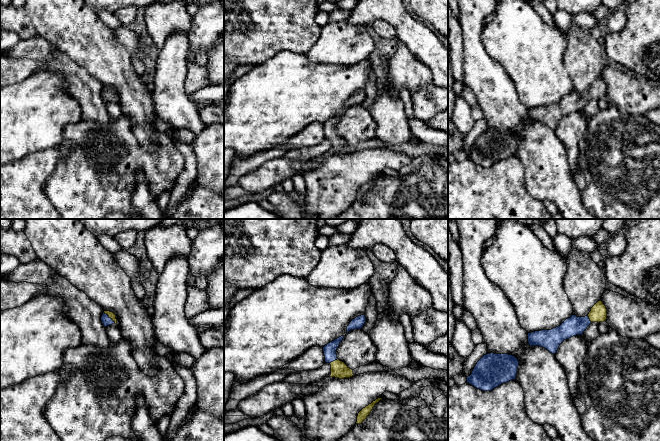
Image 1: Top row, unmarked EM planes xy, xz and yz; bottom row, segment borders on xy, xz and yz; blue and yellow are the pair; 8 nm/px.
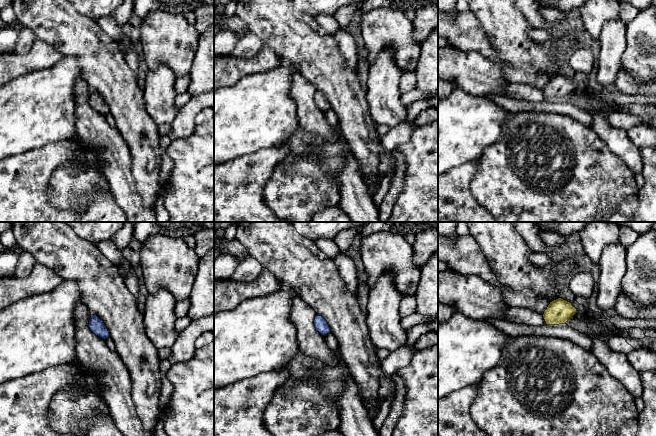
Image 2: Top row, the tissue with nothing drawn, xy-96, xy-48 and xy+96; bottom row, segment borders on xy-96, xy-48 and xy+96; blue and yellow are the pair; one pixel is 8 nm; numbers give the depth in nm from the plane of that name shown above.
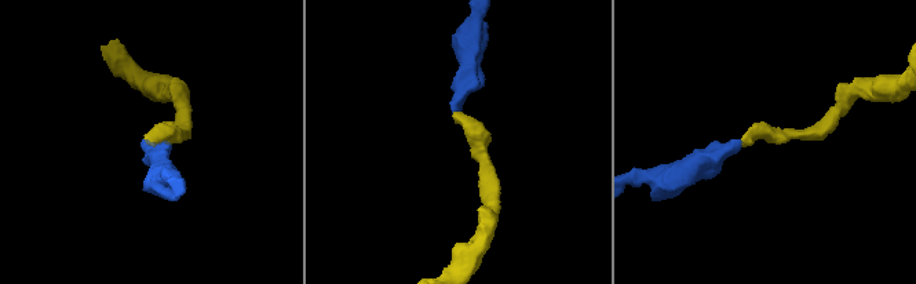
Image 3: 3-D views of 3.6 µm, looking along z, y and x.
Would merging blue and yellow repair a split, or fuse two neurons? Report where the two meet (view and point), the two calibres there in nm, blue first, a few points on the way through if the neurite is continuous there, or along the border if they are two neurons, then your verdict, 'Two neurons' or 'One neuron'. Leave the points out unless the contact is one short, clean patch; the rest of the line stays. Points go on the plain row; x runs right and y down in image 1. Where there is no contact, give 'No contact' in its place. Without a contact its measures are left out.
Touches blue at xy (110, 94). Thickness 70 nm (blue) against 50 nm. Path across: xy (105, 95), (110, 94), (111, 91). One neuron

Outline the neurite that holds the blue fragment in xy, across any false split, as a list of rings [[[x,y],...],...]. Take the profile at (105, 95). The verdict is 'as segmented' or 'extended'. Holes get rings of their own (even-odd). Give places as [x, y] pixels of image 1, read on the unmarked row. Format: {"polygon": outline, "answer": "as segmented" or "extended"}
{"polygon": [[[104,87],[101,93],[101,97],[105,103],[112,101],[112,100],[117,100],[116,91],[110,87]]], "answer": "extended"}

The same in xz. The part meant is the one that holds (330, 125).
{"polygon": [[[341,112],[323,123],[325,138],[331,141],[330,153],[339,155],[350,154],[354,151],[353,146],[337,134],[336,126],[343,114],[344,112]]], "answer": "extended"}

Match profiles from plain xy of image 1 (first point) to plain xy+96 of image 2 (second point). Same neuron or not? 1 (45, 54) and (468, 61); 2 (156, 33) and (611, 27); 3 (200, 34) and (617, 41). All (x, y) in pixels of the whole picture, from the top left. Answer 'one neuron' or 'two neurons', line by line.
1: one neuron
2: two neurons
3: two neurons

